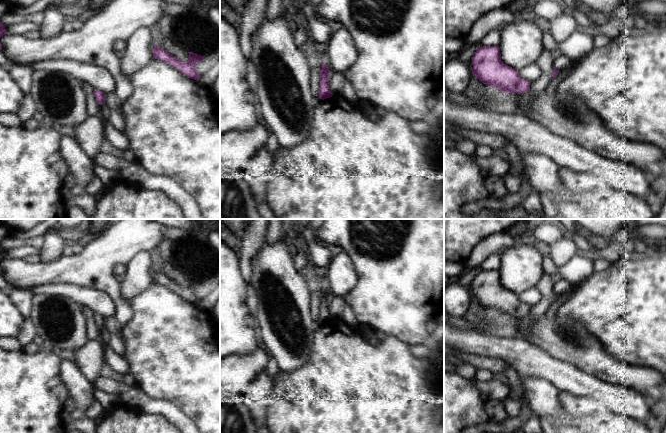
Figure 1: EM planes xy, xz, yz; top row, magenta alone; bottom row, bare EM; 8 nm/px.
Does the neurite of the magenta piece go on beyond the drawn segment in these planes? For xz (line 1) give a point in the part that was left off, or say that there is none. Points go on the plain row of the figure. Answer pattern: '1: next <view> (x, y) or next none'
1: next none

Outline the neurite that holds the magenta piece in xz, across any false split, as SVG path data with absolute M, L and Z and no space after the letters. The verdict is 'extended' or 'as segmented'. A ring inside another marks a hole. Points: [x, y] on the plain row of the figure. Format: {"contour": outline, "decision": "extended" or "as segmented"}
{"contour": "M321 287L322 293L320 295L320 314L319 322L324 324L333 320L333 317L329 311L329 298L330 294L326 287Z", "decision": "as segmented"}

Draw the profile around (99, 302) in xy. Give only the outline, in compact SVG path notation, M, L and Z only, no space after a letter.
M72 283L44 284L32 288L25 288L34 294L48 294L67 297L87 307L94 314L100 314L104 318L115 316L116 307L111 297L98 289L80 287Z

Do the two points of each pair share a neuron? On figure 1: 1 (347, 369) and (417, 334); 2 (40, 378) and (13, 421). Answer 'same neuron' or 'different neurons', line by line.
1: different neurons
2: same neuron

